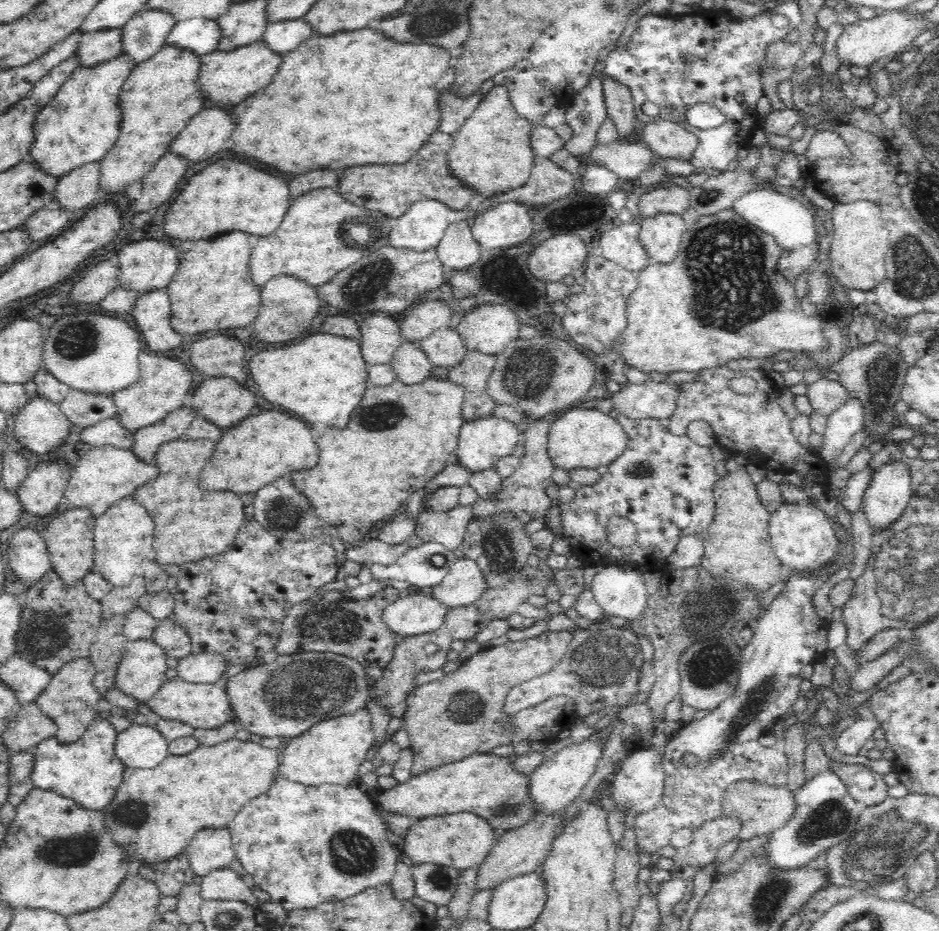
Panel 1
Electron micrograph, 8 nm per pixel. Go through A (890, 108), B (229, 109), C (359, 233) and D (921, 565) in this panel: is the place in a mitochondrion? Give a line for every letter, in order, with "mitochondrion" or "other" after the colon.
A: mitochondrion
B: other
C: mitochondrion
D: mitochondrion

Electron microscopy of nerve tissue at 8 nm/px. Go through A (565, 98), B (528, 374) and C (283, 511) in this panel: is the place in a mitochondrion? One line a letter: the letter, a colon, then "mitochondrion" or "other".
A: other
B: mitochondrion
C: mitochondrion

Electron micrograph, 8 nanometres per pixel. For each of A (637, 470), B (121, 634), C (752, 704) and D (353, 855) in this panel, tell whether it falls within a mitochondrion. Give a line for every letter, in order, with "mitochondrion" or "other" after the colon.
A: mitochondrion
B: other
C: mitochondrion
D: mitochondrion

